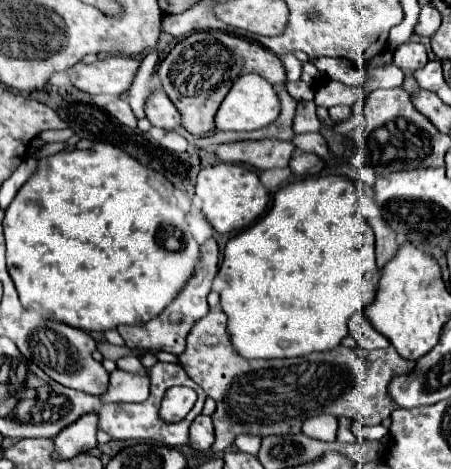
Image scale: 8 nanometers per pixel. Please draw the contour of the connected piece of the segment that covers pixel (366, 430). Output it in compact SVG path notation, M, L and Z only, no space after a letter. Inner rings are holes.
M353 422L351 424L351 430L353 430L353 434L359 438L359 440L363 440L363 442L369 442L369 440L381 440L389 430L385 428L385 426L381 426L381 424L377 424L377 426L361 426L359 422Z

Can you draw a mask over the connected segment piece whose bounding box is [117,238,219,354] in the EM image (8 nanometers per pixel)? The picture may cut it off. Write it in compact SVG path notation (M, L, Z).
M215 238L205 240L199 246L199 264L195 268L195 274L189 278L189 282L181 288L181 292L175 296L175 300L163 310L161 316L153 318L151 322L145 322L141 326L119 326L119 334L125 338L125 344L129 350L137 350L137 352L171 352L171 354L181 354L185 350L185 338L189 334L189 330L193 328L193 324L203 318L209 312L209 304L207 304L207 294L211 292L211 282L217 274L217 258L219 250L217 250L217 242Z

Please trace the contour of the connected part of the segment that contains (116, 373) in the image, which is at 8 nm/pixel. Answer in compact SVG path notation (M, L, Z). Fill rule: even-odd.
M113 370L109 390L101 396L105 402L143 402L149 396L149 374L133 374L125 370Z

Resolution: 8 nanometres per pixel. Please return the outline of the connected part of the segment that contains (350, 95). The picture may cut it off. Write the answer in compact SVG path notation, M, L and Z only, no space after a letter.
M321 80L317 82L317 88L315 88L315 104L325 106L325 108L331 108L335 104L353 106L359 100L361 92L363 92L361 88L351 88L335 80L327 80L327 82Z

